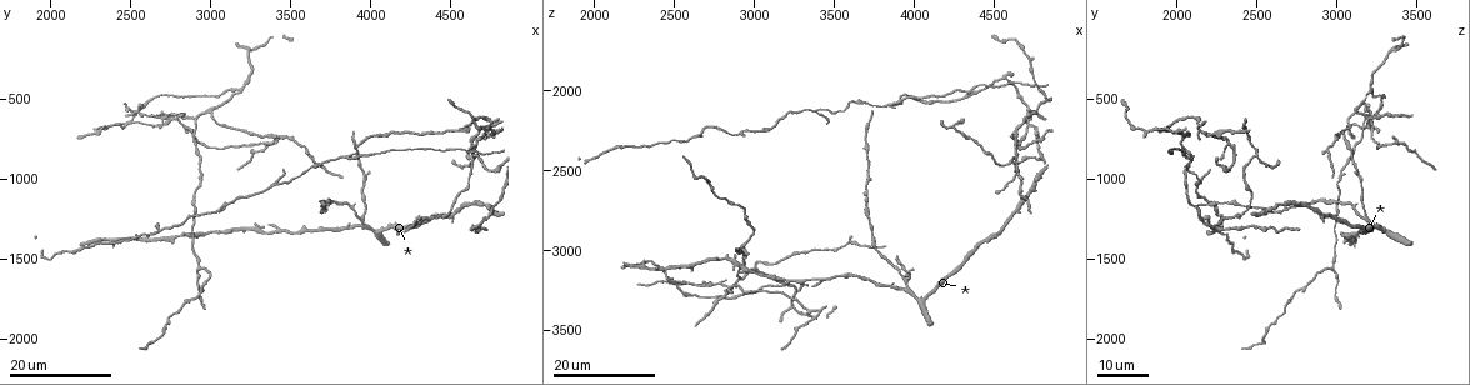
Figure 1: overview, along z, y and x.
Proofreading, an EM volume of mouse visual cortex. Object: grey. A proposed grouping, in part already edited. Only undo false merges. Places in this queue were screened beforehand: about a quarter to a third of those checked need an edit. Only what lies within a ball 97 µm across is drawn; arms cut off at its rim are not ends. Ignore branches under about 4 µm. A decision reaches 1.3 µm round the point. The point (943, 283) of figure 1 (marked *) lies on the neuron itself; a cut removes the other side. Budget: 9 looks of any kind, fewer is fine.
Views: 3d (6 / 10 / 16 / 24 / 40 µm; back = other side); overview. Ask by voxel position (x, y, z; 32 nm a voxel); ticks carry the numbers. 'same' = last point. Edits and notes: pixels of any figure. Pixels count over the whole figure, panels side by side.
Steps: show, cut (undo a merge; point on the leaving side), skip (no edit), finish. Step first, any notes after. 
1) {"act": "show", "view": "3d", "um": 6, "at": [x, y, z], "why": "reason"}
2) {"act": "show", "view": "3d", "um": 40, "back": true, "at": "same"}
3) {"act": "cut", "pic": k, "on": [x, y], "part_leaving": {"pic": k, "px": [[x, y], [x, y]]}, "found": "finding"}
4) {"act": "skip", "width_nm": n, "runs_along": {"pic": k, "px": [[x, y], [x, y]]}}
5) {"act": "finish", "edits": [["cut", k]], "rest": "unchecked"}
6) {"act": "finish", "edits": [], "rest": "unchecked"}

{"act": "show", "view": "3d", "um": 16, "at": [2880, 1340, 2980], "why": "thin arm on a thick one"}

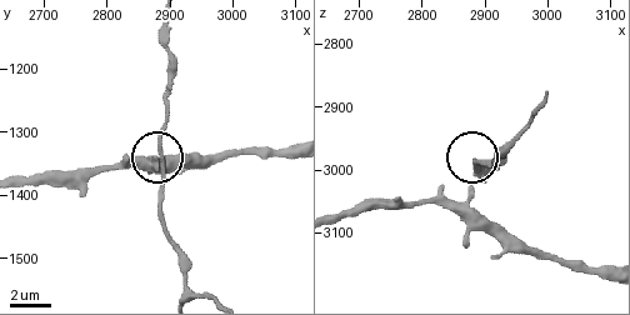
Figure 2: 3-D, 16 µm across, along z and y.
{"act": "show", "view": "3d", "um": 10, "at": "same"}

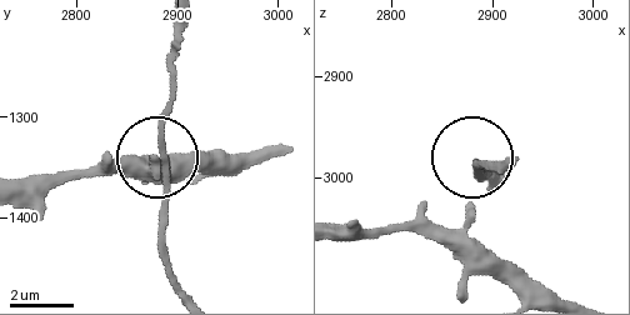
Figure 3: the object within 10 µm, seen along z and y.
{"act": "show", "view": "3d", "um": 6, "at": "same"}

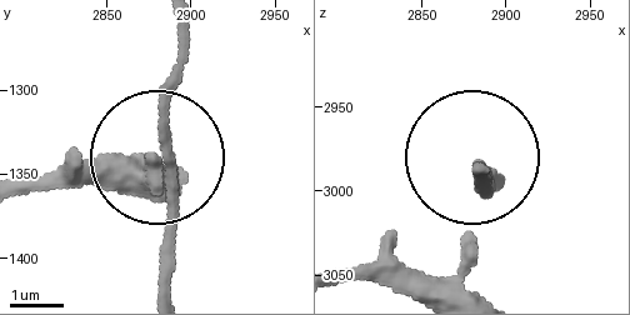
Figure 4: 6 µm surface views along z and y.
{"act": "skip", "width_nm": 150, "runs_along": {"pic": 4, "px": [[463, 281], [485, 174]]}, "found": "continuous, no second neuron"}

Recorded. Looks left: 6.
{"act": "show", "view": "3d", "um": 16, "at": [3860, 860, 2080], "why": "four-way junction"}

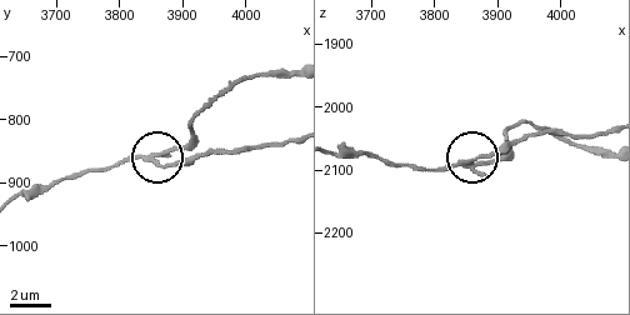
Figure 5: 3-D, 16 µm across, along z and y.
{"act": "show", "view": "3d", "um": 10, "at": [3870, 870, 2080]}

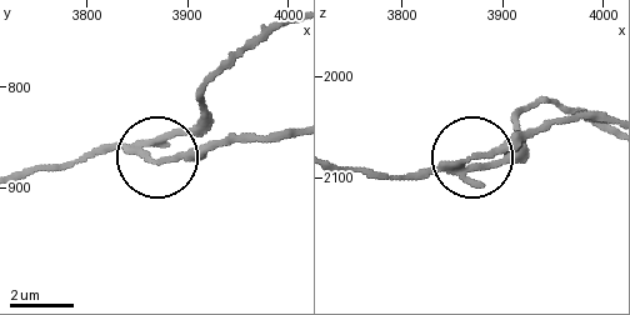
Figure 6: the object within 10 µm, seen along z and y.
{"act": "cut", "pic": 6, "on": [93, 153], "part_leaving": {"pic": 6, "px": [[140, 143], [110, 143], [54, 168], [21, 170]]}, "found": "a second neuron is stuck on"}

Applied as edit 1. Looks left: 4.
{"act": "show", "view": "overview", "why": "see it whole again"}

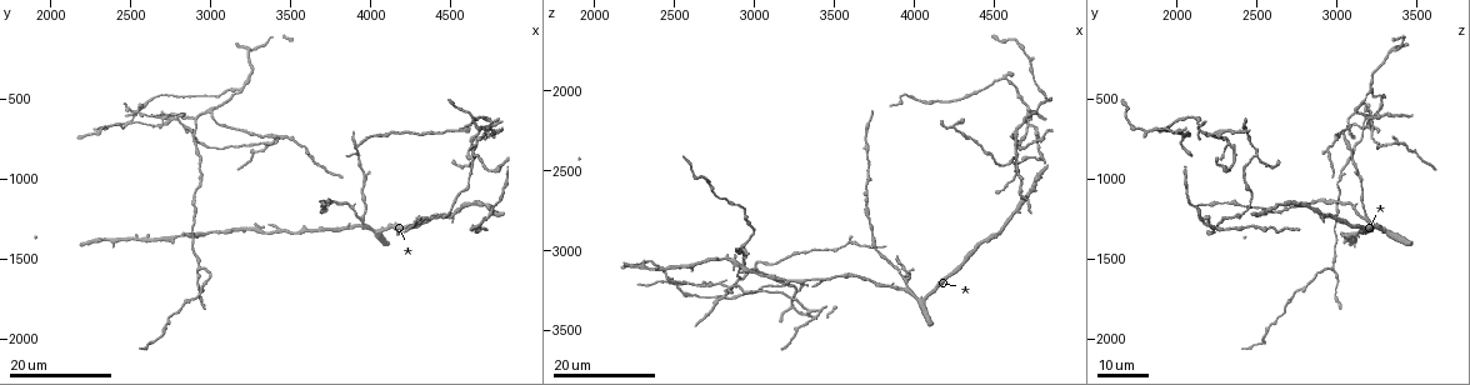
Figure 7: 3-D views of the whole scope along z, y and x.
{"act": "show", "view": "3d", "um": 16, "at": [3160, 440, 3220], "why": "a fork"}

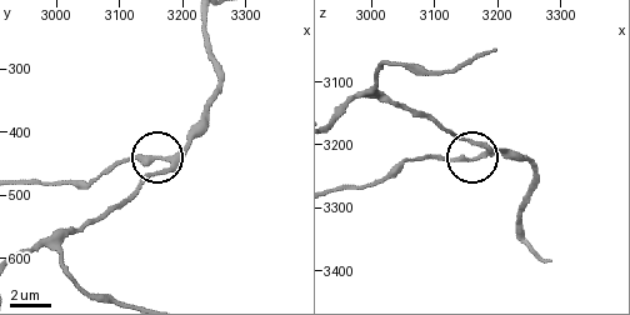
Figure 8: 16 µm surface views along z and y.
{"act": "show", "view": "3d", "um": 6, "at": [3175, 440, 3215]}

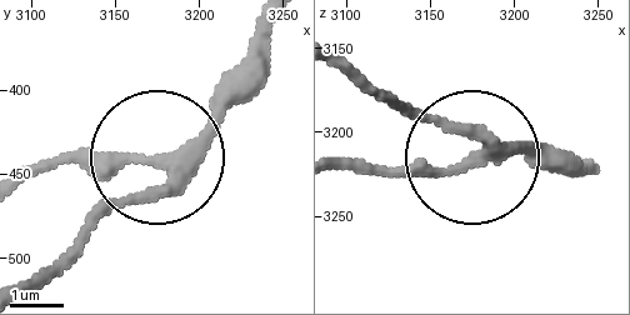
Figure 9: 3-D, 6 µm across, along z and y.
{"act": "skip", "arms": 3, "runs_along": {"pic": 9, "px": [[339, 61], [478, 155], [576, 155]]}, "found": "continuous, no second neuron"}

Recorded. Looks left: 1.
{"act": "finish", "edits": [["cut", 6]], "rest": "unchecked"}

